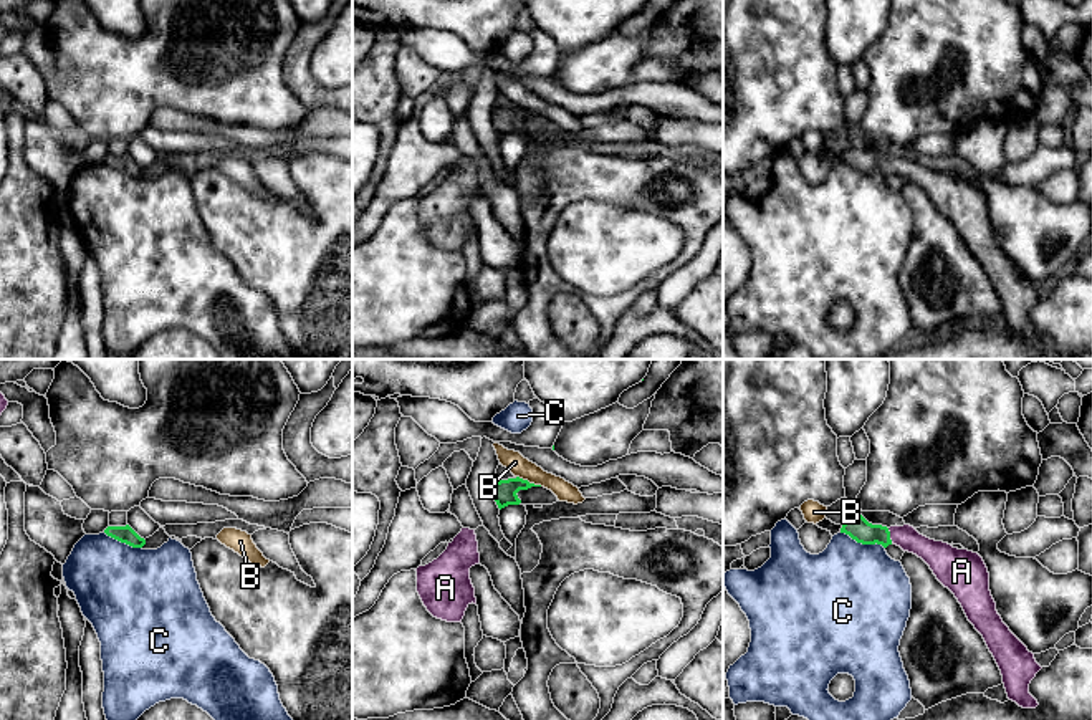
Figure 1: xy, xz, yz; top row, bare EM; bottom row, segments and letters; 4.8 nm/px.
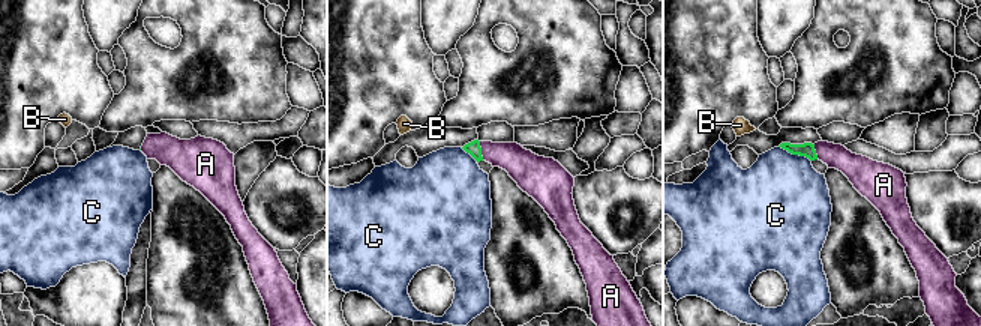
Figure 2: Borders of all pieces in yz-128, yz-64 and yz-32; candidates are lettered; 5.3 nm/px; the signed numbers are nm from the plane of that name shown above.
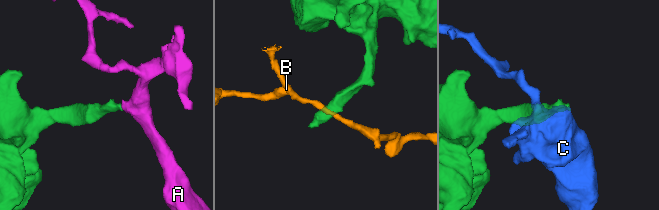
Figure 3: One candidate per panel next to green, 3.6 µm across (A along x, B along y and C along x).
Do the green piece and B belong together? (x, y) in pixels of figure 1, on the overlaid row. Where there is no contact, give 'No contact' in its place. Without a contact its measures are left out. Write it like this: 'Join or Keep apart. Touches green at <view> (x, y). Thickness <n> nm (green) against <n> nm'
Keep apart. Touches green at xz (528, 482). Thickness 110 nm (green) against 100 nm

